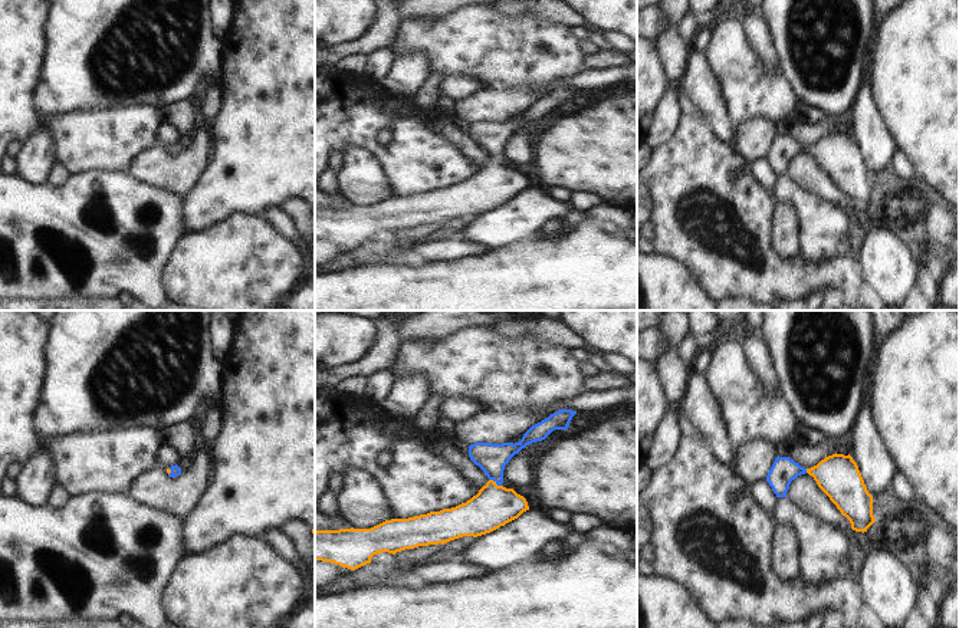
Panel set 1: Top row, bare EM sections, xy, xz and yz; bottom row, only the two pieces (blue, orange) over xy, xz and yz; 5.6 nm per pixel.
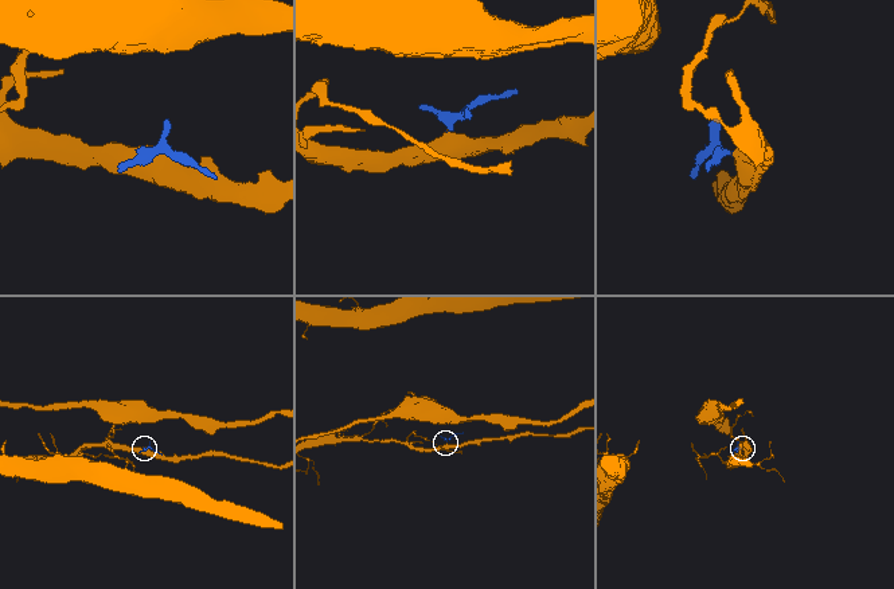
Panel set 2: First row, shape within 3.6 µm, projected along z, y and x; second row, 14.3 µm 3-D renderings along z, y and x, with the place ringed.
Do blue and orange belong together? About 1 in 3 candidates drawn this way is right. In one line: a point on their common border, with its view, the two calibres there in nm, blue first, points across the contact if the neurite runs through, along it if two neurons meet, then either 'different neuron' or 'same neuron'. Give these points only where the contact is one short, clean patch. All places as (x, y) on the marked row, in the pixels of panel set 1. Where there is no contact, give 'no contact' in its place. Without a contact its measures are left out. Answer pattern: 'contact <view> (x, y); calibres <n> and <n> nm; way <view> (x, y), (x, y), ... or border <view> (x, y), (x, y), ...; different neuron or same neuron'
contact xz (495, 480); calibres 160 and 240 nm; way xz (492, 459), (495, 480), (493, 506); same neuron

